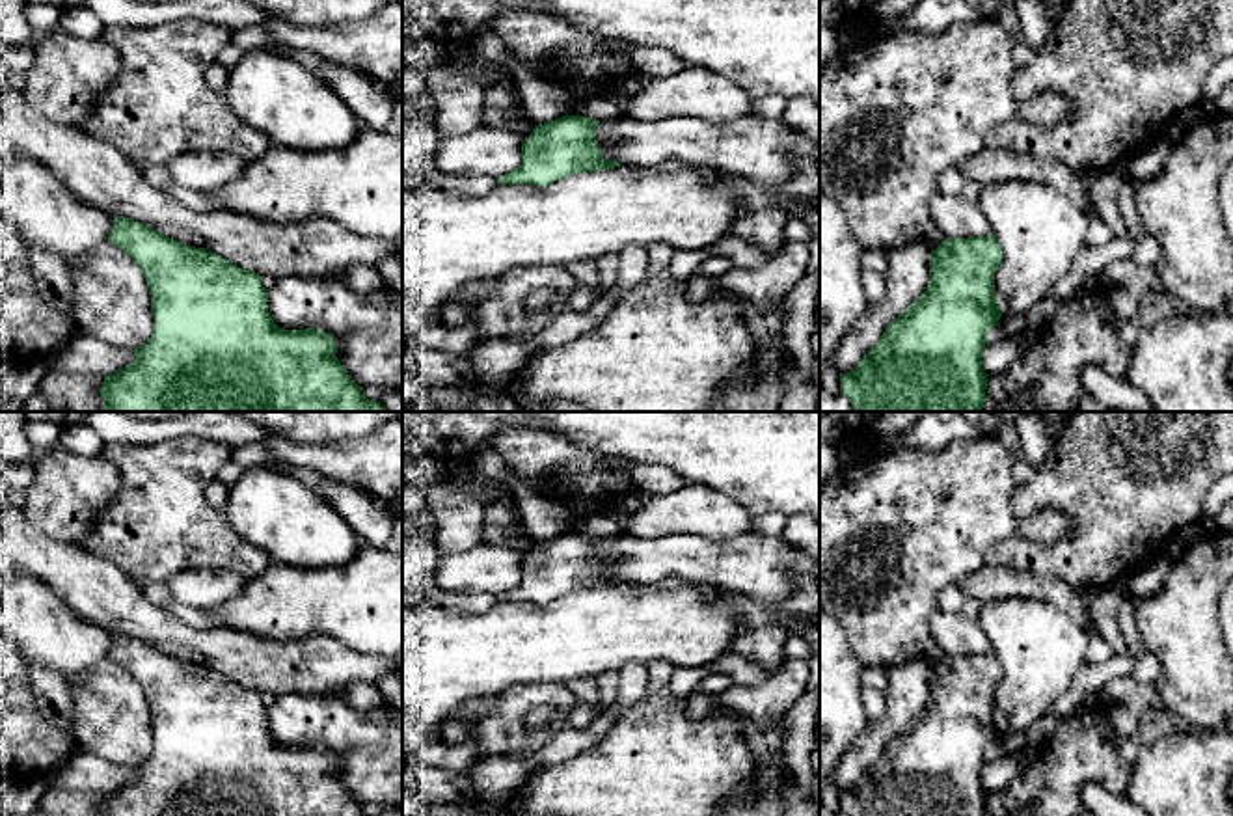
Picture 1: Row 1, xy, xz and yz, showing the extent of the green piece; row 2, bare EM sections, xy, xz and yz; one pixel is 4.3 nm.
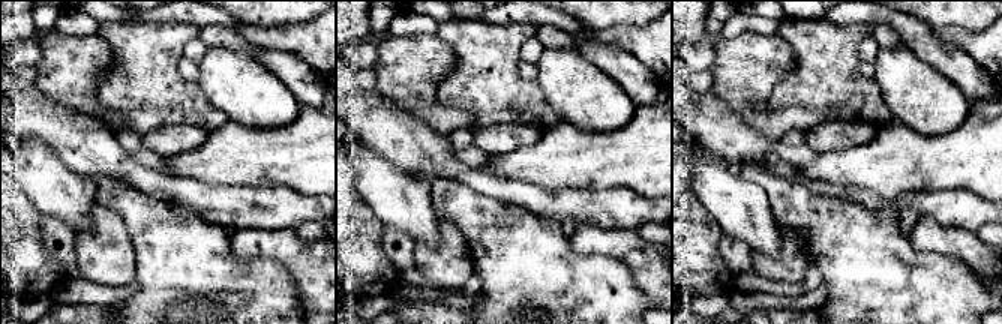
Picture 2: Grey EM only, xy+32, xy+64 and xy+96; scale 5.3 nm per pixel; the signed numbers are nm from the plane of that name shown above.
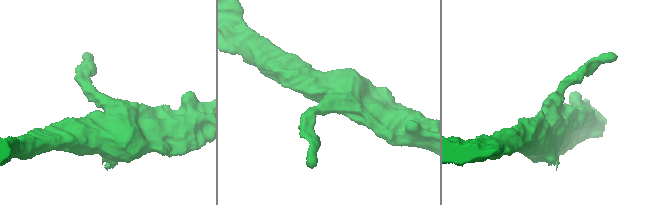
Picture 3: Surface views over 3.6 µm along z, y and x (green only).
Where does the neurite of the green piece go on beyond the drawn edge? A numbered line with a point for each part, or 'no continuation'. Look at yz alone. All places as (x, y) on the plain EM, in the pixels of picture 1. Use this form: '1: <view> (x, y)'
no continuation

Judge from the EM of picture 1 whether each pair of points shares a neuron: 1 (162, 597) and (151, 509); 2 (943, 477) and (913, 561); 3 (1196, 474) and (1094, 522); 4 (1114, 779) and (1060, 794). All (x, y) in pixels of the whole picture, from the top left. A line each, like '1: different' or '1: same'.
1: different
2: same
3: same
4: same

